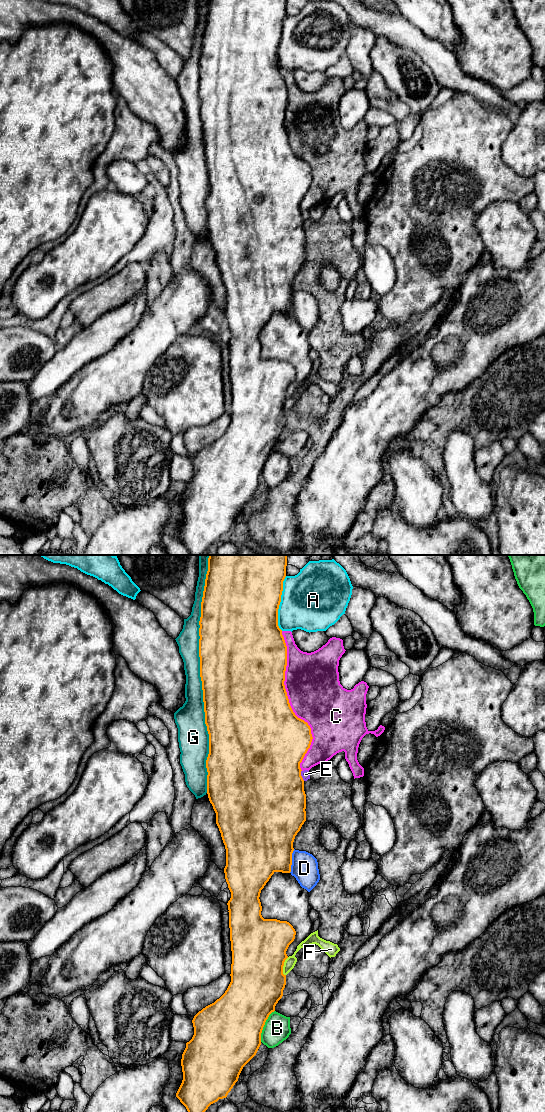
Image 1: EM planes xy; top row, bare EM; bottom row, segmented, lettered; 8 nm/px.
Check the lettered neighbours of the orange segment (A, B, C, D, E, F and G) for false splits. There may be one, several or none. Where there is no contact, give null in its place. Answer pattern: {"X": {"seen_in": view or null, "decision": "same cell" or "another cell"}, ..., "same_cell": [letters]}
{"A": {"seen_in": "xy", "decision": "another cell"}, "B": {"seen_in": "xy", "decision": "another cell"}, "C": {"seen_in": "xy", "decision": "another cell"}, "D": {"seen_in": "xy", "decision": "another cell"}, "E": {"seen_in": "xy", "decision": "another cell"}, "F": {"seen_in": "xy", "decision": "another cell"}, "G": {"seen_in": "xy", "decision": "same cell"}, "same_cell": ["G"]}

